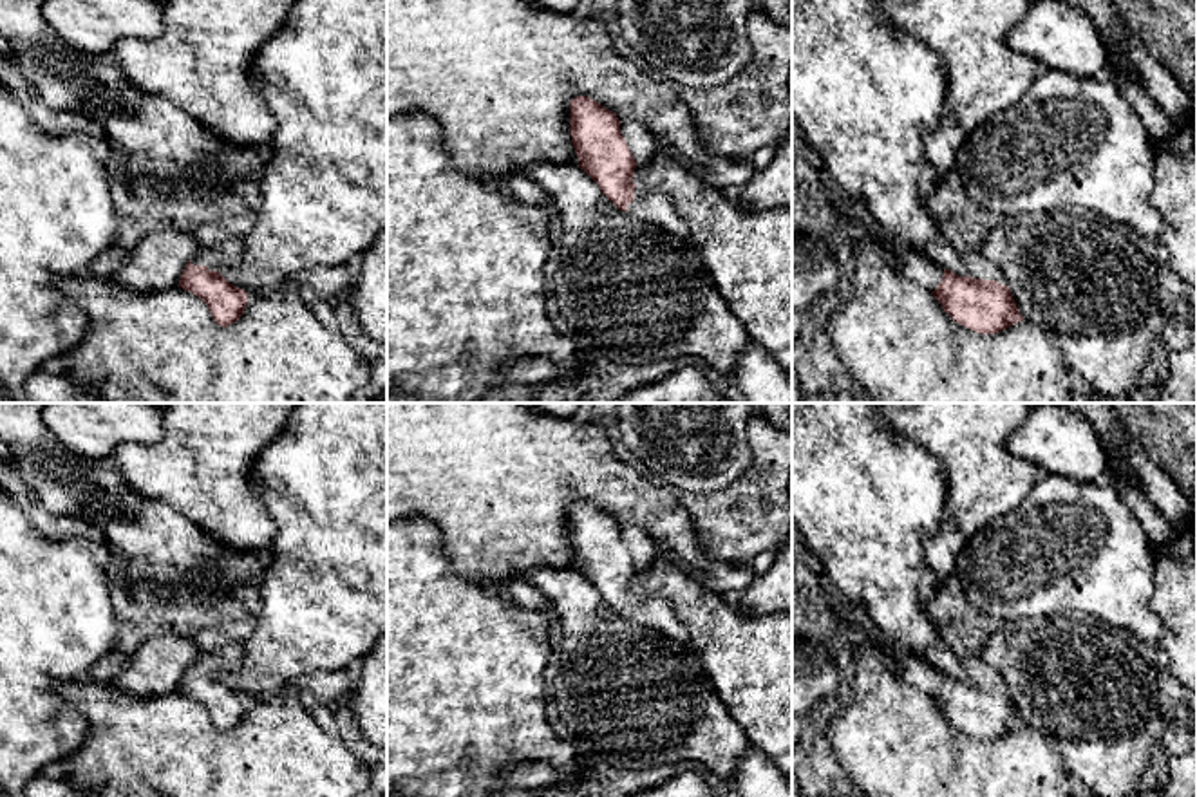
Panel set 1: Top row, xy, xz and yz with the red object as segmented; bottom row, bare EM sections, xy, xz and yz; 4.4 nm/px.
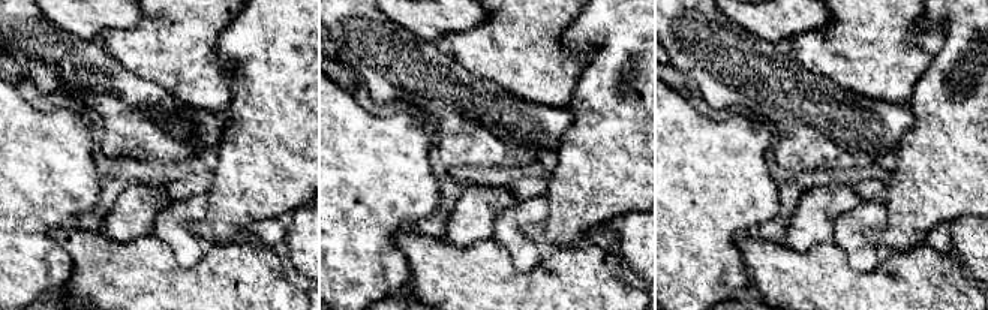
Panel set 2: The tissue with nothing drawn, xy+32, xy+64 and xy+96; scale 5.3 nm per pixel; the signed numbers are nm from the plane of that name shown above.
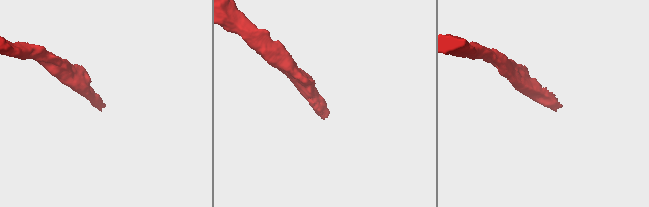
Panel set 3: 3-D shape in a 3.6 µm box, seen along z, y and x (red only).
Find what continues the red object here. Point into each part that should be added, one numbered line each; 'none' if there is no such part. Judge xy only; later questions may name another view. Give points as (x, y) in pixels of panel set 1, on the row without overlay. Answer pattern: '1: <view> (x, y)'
1: xy (230, 656)

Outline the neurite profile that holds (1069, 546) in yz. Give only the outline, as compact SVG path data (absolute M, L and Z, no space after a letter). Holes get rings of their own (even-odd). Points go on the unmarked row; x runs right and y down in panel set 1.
M1041 474L1016 510L996 517L969 539L957 558L955 578L973 609L1007 624L1054 624L1074 616L1134 633L1152 647L1164 633L1150 609L1150 542L1108 481L1076 483Z

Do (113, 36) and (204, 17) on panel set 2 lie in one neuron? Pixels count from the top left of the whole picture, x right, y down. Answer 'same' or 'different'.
same

